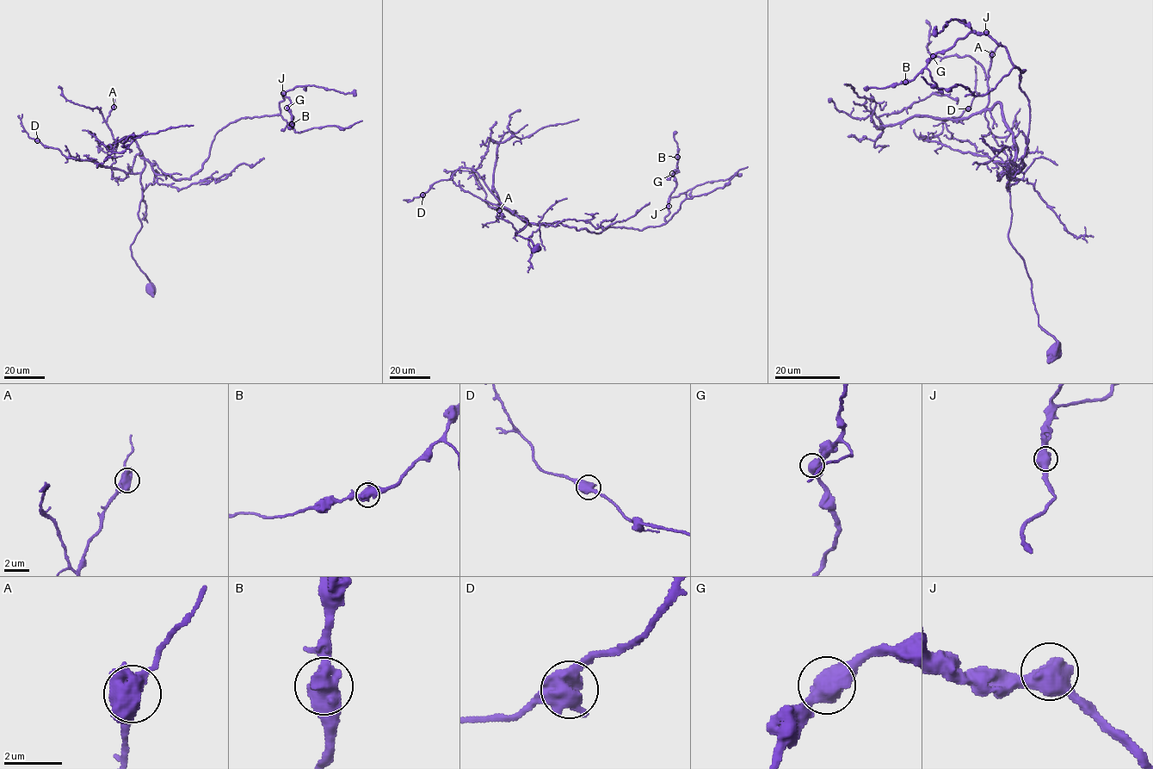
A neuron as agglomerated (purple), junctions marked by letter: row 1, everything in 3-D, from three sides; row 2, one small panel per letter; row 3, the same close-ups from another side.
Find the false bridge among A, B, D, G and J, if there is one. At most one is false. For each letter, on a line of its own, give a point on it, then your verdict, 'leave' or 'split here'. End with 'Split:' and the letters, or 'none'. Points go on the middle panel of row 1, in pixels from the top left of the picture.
A: at (499, 210); leave
B: at (677, 157); leave
D: at (422, 195); leave
G: at (672, 173); leave
J: at (668, 206); leave
Split: none

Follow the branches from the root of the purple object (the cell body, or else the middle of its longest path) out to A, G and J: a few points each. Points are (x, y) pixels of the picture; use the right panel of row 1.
A: (1054, 351), (1008, 236), (1005, 164), (1018, 147), (1001, 104), (986, 108), (992, 54)
G: (1054, 351), (1008, 236), (1025, 70), (973, 32), (933, 56)
J: (1054, 351), (1008, 236), (1005, 164), (1014, 140), (1011, 170), (1024, 166), (1029, 130), (1025, 70), (986, 32)

